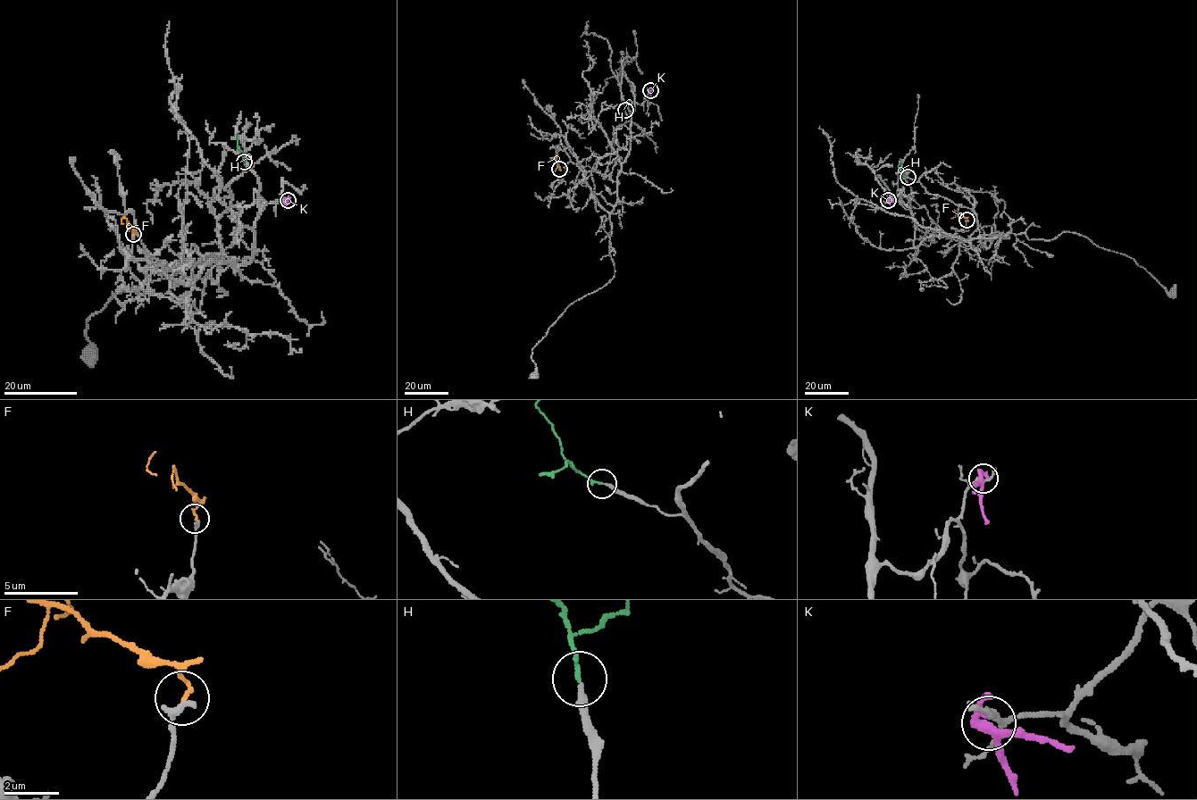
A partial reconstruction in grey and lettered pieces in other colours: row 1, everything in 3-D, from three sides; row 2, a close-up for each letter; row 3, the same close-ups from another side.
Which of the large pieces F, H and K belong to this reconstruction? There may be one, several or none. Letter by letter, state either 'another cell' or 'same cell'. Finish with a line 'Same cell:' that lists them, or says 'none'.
F: another cell
H: same cell
K: another cell
Same cell: H

